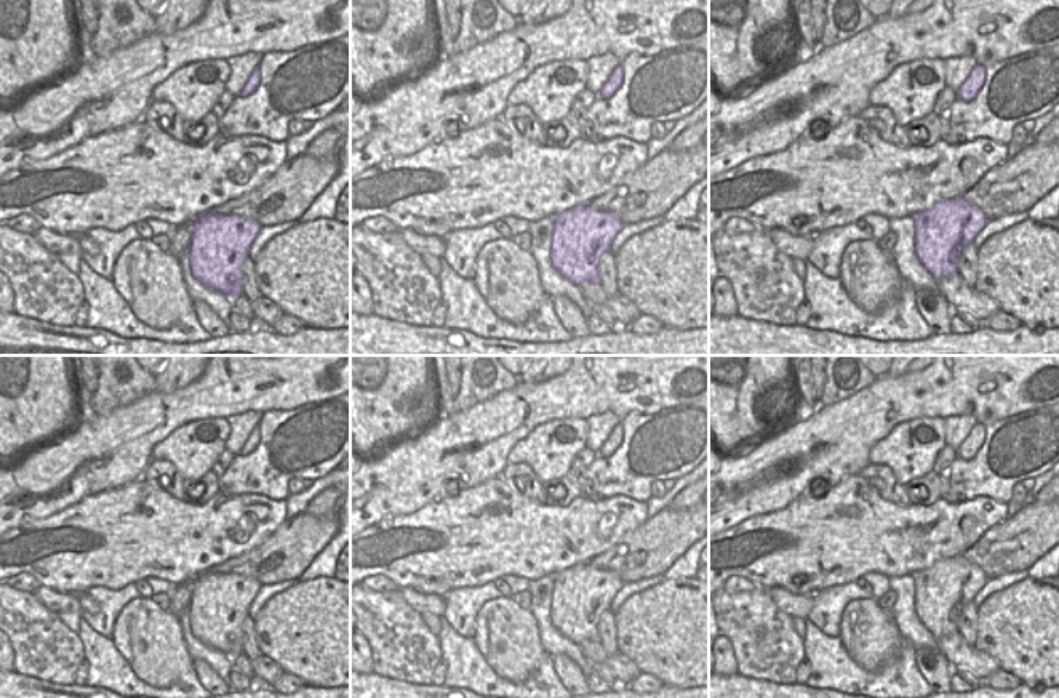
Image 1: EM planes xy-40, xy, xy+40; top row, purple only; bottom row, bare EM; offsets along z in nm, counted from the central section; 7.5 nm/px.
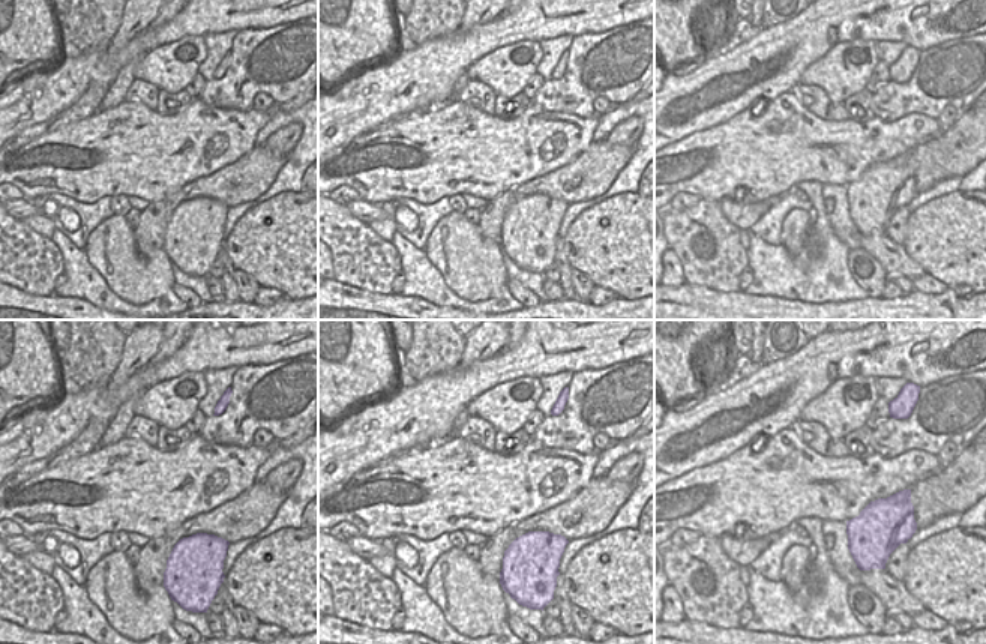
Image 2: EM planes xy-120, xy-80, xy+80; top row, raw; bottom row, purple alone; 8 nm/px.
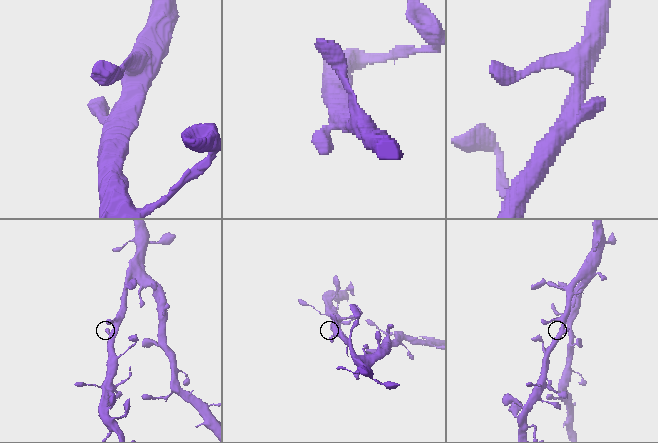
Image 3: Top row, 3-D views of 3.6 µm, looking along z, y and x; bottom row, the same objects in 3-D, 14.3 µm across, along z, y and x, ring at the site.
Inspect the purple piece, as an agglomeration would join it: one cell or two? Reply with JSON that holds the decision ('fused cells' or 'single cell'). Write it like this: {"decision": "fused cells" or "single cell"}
{"decision": "single cell"}

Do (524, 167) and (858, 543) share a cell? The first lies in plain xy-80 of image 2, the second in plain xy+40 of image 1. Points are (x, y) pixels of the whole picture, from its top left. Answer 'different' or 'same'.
same

